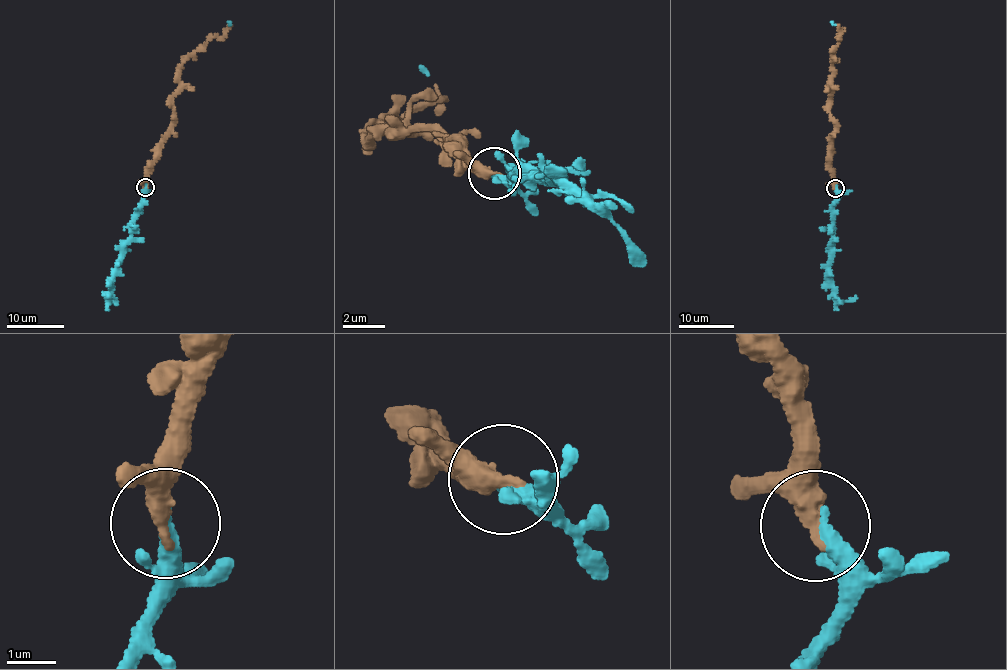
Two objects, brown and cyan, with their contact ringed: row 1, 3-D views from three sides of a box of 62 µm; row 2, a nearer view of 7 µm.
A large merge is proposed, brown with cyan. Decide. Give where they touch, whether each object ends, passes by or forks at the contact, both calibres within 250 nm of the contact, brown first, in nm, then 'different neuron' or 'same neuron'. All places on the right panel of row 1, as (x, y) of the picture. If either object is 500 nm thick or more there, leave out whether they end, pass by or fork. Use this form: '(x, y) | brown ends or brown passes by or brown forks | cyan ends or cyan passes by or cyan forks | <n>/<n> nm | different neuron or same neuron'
(835, 188) | brown ends | cyan passes by | 440/240 nm | same neuron

